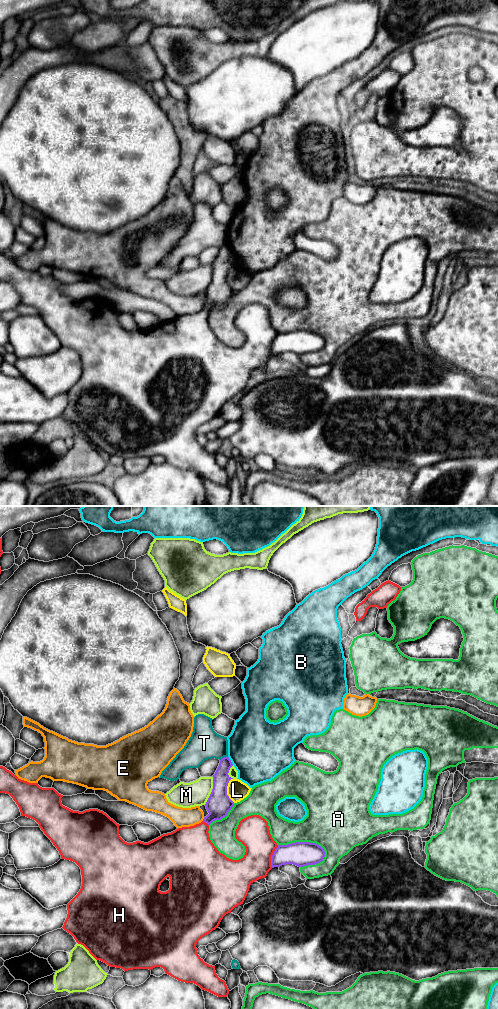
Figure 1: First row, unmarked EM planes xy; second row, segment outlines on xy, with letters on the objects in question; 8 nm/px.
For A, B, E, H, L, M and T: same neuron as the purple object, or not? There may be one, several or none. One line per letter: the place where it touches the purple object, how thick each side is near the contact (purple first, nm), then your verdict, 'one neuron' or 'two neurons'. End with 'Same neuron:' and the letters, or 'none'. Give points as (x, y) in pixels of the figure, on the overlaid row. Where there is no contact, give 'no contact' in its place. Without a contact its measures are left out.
A: xy (304, 842) | 200/380 nm | two neurons
B: xy (230, 760) | 130/480 nm | two neurons
E: xy (203, 819) | 200/160 nm | two neurons
H: xy (271, 856) | 200/260 nm | two neurons
L: xy (226, 790) | 200/160 nm | two neurons
M: xy (212, 791) | 200/200 nm | two neurons
T: xy (224, 757) | 130/260 nm | two neurons
Same neuron: none

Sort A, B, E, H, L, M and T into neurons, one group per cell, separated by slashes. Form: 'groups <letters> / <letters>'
groups A / B / E / H / L / M / T

